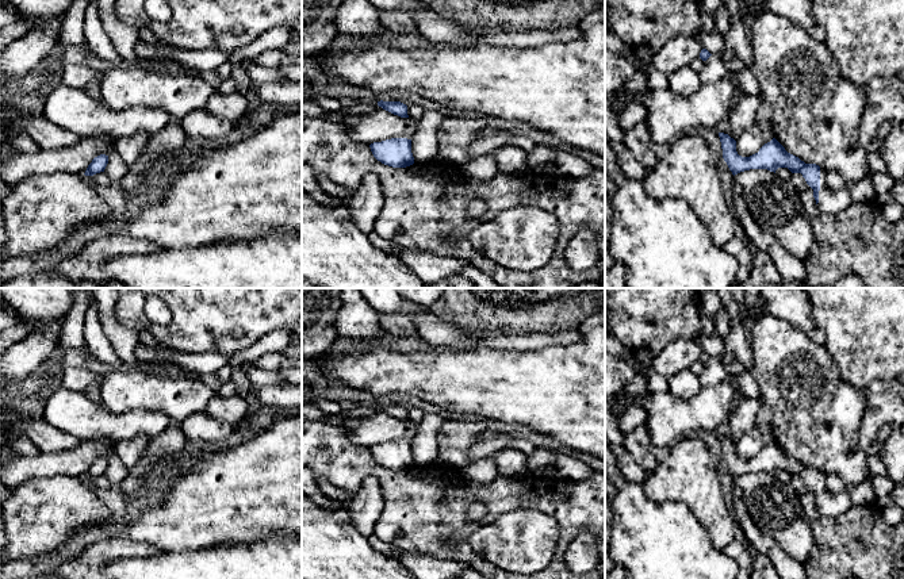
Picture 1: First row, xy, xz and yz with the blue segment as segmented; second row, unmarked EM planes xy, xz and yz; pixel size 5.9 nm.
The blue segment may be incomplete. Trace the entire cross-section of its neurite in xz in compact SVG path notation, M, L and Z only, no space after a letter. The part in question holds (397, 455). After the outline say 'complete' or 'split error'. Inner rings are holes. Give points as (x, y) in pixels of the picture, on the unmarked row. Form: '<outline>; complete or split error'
M391 441L369 448L374 460L392 471L406 471L414 467L411 442Z; complete

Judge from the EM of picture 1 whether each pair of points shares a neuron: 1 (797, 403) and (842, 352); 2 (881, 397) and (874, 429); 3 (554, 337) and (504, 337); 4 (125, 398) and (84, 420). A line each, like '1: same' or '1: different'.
1: different
2: same
3: same
4: different

